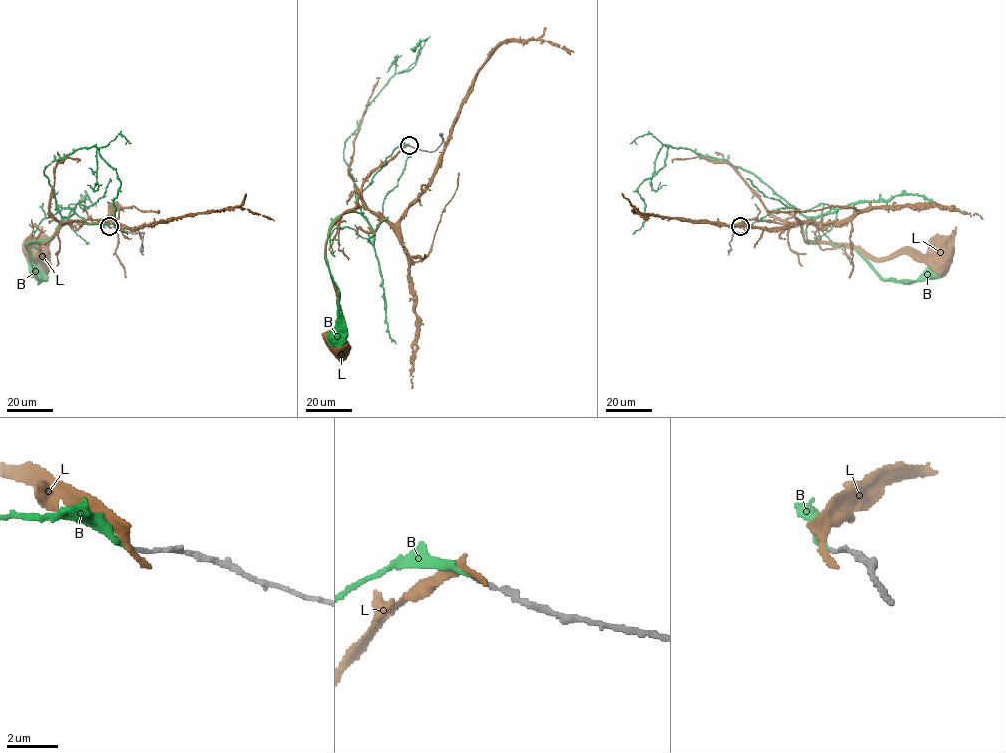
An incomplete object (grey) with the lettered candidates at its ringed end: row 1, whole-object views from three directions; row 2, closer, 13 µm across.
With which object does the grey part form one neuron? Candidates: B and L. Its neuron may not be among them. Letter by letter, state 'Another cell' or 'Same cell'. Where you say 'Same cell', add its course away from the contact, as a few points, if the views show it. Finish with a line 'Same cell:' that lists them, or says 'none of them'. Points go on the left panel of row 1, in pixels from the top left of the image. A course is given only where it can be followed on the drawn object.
B: Same cell. Its course: (109, 226), (88, 224), (72, 209), (59, 207), (56, 230), (26, 244), (37, 273)
L: Another cell
Same cell: B

